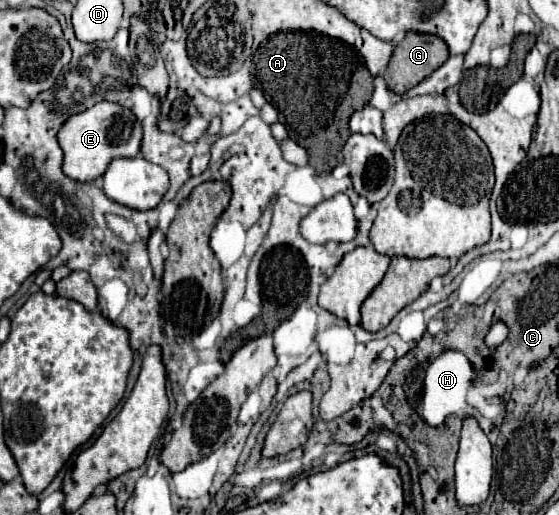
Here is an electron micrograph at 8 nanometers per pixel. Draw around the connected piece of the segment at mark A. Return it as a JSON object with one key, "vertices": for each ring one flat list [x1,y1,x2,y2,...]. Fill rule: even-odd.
{"vertices":[[289,31,265,39,253,55,253,63,257,85,277,107,289,139,307,151,309,165,317,173,329,173,343,161,341,149,351,134,349,120,353,112,359,110,353,107,351,95,345,95,357,65,355,49,339,39,325,39,321,33,293,35,293,31]]}

